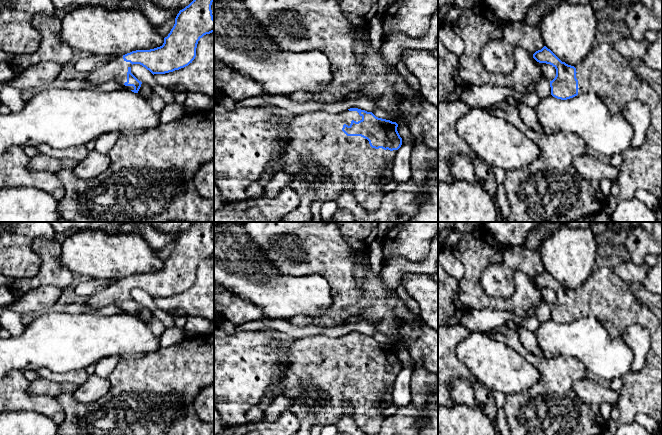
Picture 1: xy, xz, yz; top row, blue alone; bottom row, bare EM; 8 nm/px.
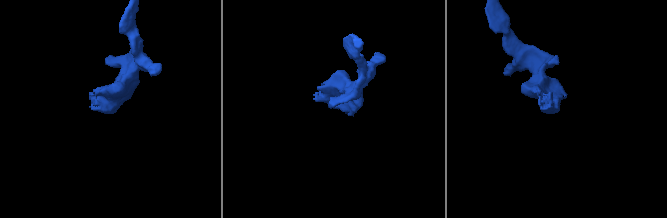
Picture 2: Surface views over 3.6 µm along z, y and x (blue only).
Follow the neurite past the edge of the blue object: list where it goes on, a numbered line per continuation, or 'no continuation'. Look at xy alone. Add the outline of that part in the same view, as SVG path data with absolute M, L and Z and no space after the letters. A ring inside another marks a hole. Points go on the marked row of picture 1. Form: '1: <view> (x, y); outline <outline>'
1: xy (116, 69); outline M123 56L114 57L112 60L99 64L93 71L87 73L87 80L93 85L101 85L109 81L117 81L123 90L134 90L133 86L125 86L127 82L128 68L130 62L126 62Z

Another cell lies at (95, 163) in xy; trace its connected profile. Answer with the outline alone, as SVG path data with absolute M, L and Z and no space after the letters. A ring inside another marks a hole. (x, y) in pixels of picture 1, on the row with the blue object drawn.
M92 150L71 171L81 179L92 179L106 171L110 162L111 159L107 154Z

